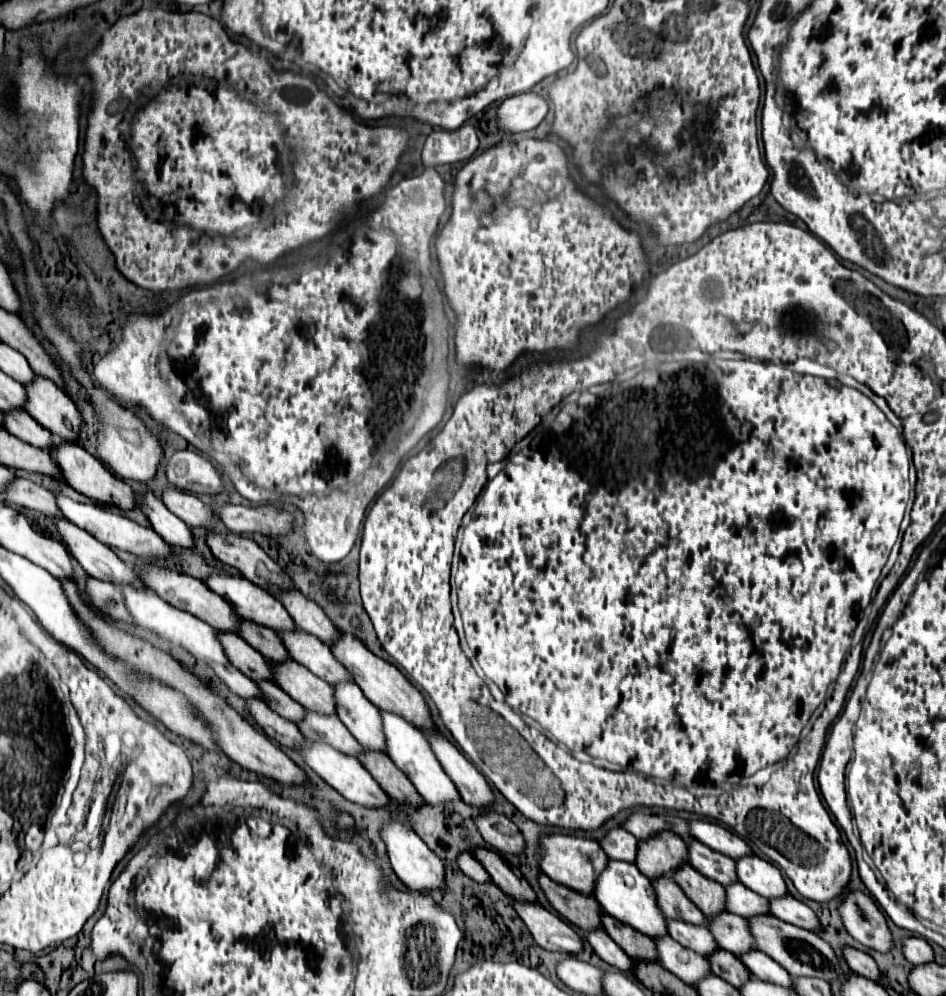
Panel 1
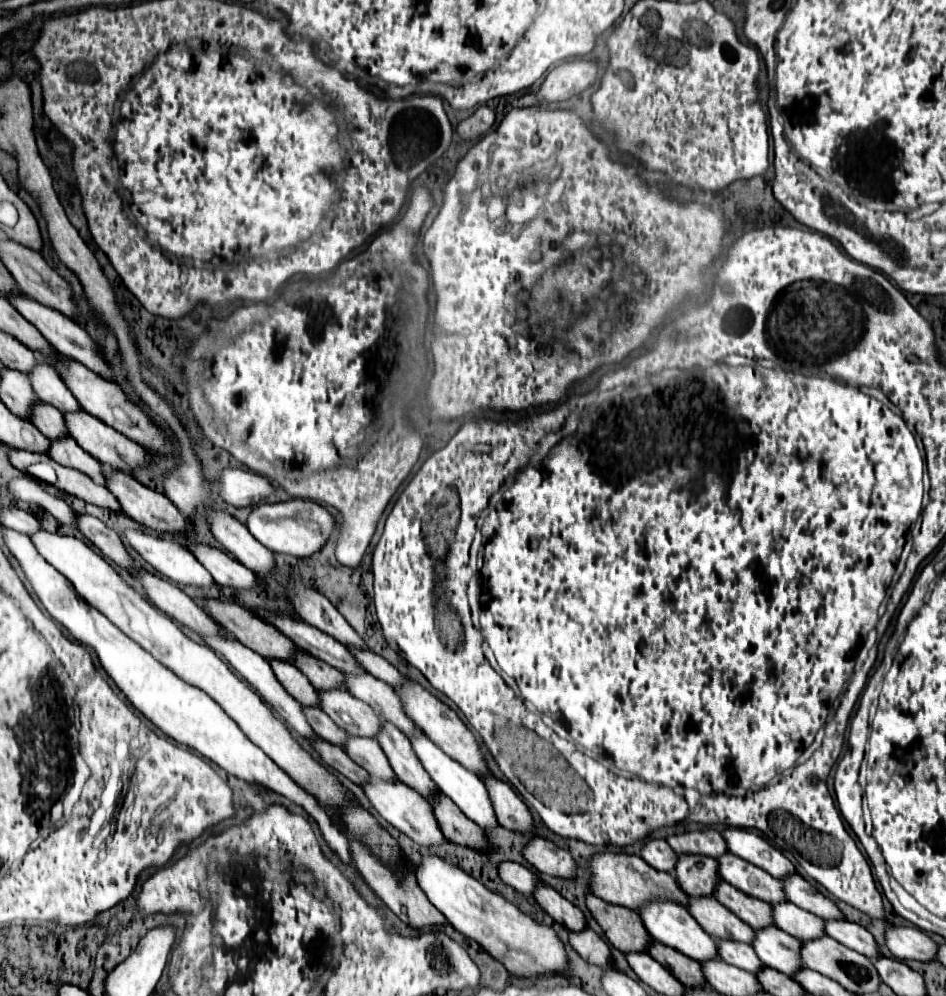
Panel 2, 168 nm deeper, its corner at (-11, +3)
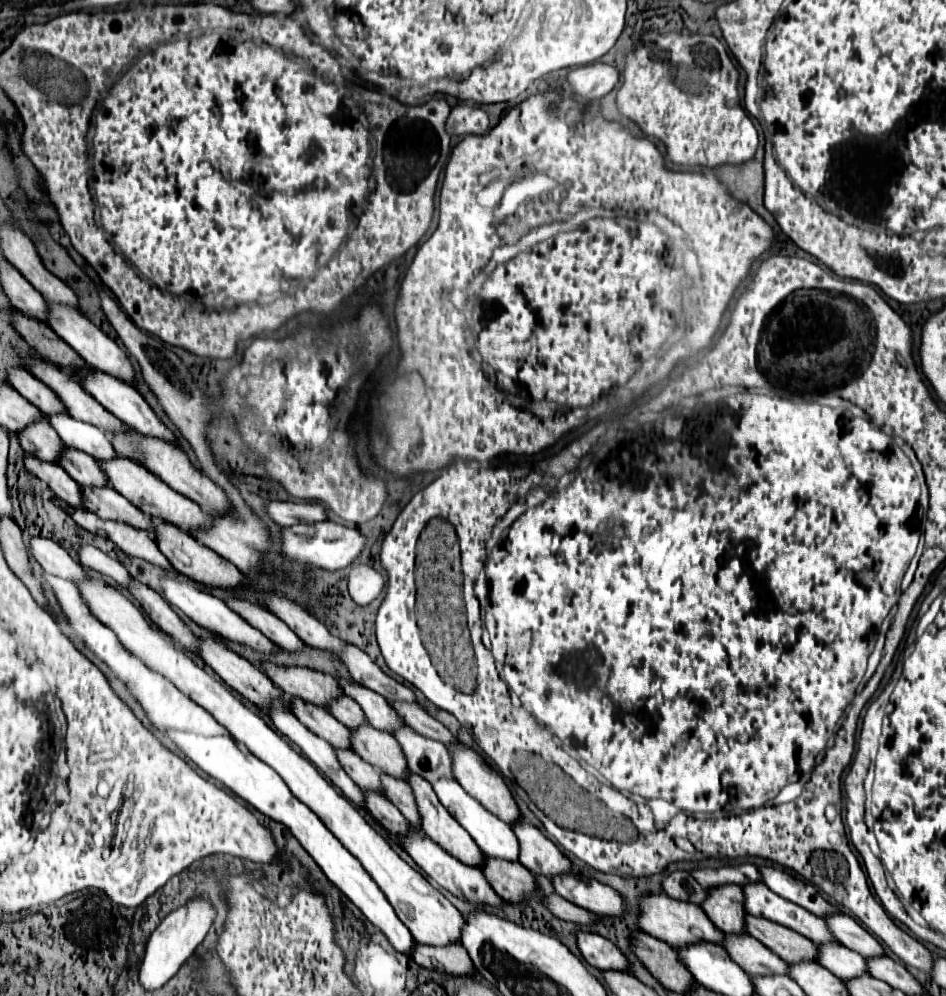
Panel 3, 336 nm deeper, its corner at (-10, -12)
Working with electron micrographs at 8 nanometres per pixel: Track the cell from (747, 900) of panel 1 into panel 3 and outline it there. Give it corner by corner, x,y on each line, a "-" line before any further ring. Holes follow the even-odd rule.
822,944
820,948
820,964
834,972
834,976
842,980
852,980
862,974
868,974
868,960
846,946
840,944

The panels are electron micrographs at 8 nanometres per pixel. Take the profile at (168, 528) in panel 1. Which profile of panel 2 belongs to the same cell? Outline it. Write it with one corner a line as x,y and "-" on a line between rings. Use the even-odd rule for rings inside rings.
189,539
187,547
201,561
201,565
211,573
215,583
235,589
251,589
255,585
255,575
251,569
243,567
237,559
229,557
221,549
215,549
205,543
195,543

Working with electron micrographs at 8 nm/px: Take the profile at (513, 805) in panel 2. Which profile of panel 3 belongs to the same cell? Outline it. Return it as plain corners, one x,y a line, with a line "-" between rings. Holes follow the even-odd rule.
518,822
518,826
512,826
518,840
520,840
520,862
538,876
554,878
562,874
574,872
574,864
570,862
568,856
564,856
558,846
548,840
538,828

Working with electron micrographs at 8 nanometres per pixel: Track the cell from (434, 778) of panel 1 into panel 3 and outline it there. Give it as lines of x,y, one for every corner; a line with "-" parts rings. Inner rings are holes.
438,780
434,784
434,792
440,800
440,804
456,818
456,822
474,838
474,842
478,844
478,848
488,856
488,858
500,858
500,860
508,860
508,862
518,862
520,856
520,844
518,838
514,834
514,830
502,822
500,818
496,818
492,812
488,812
478,800
474,800
458,782
454,780

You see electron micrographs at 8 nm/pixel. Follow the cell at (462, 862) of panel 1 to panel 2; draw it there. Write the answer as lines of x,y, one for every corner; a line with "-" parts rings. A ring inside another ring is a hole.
511,861
499,863
497,871
499,871
499,877
505,885
509,885
525,895
531,895
535,881
539,881
539,877
533,871
529,871
527,867
523,867
519,863
511,863

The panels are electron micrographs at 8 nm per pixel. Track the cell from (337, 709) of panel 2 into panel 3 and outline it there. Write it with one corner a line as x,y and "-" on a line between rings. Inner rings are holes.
370,724
352,730
352,748
364,762
376,766
384,774
398,780
406,780
406,776
410,776
410,768
398,740
386,732
378,732

